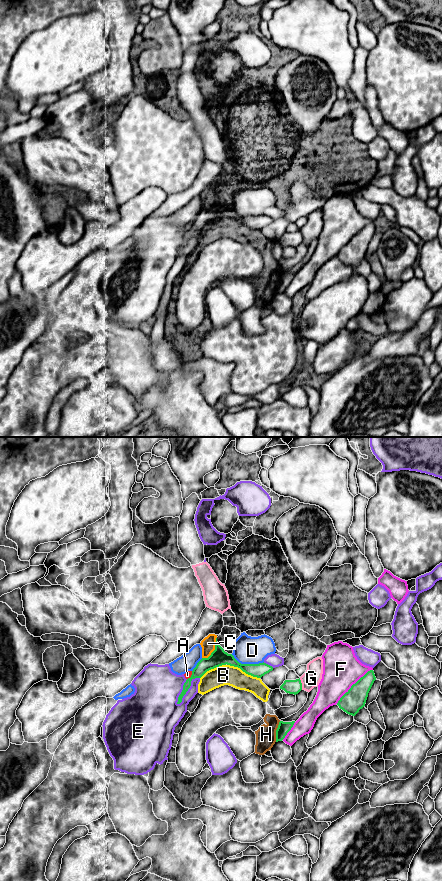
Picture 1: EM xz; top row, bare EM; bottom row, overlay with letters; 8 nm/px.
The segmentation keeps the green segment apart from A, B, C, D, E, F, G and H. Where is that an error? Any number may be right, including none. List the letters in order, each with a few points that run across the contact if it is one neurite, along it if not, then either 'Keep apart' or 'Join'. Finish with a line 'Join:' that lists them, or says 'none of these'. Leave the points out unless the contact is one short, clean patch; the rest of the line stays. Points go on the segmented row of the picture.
A: Line: xz (192, 671), (192, 674), (187, 679). Keep apart
B: Keep apart
C: Line: xz (216, 637), (214, 650), (207, 657), (202, 658). Keep apart
D: Keep apart
E: Keep apart
F: Keep apart
G: Keep apart
H: Line: xz (280, 721), (276, 730), (275, 741). Keep apart
Join: none of these

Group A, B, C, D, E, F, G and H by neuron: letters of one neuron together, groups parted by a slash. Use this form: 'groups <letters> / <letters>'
groups A B C H / D / E / F / G

